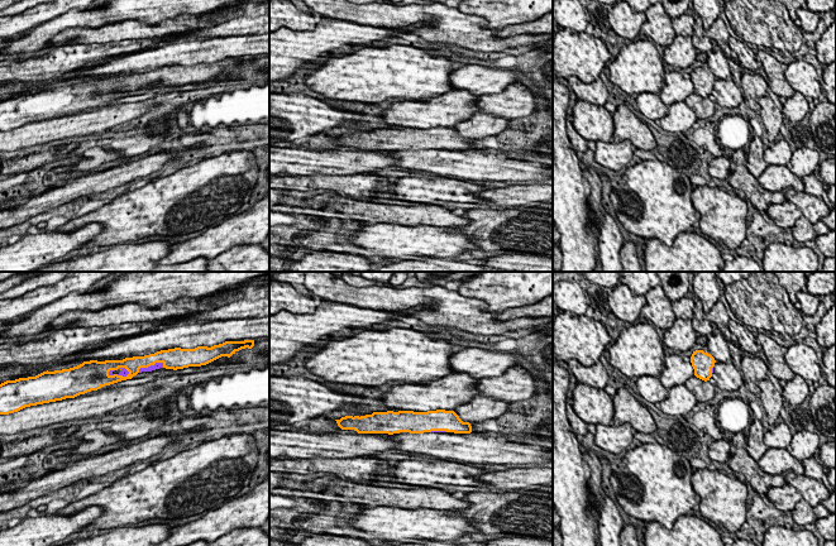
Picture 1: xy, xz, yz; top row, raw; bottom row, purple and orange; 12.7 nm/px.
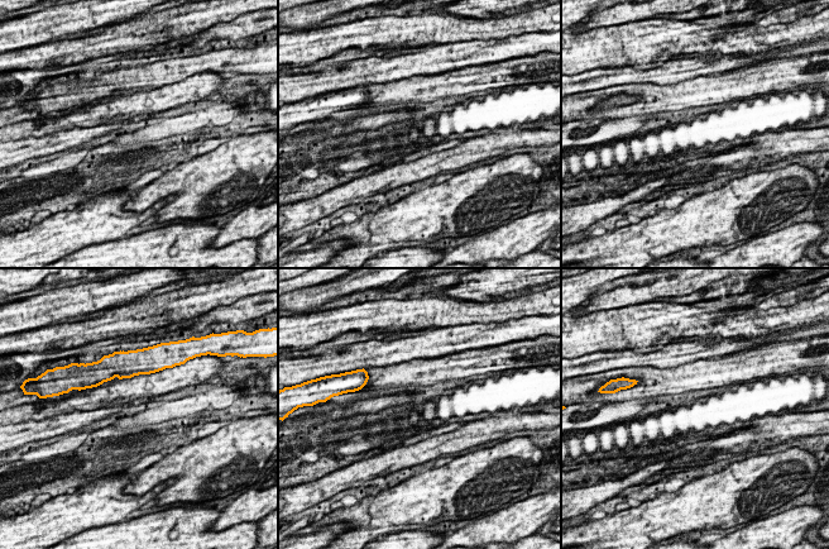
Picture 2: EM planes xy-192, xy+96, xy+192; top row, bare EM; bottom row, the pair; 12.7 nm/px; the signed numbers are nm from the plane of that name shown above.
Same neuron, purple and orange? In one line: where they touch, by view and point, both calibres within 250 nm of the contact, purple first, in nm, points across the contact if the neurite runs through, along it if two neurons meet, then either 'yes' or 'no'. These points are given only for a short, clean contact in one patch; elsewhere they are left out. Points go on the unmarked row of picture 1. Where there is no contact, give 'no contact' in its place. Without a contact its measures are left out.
xy (151, 82) | 90/200 nm | yes

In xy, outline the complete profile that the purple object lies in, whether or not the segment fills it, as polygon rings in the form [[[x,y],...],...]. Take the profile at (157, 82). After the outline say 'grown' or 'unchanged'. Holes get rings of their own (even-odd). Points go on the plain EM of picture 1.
[[[254,57],[225,58],[211,64],[168,66],[123,77],[90,77],[62,87],[43,88],[35,94],[6,97],[0,101],[0,131],[25,124],[75,115],[101,104],[132,96],[142,88],[159,85],[183,86],[206,82],[221,73],[230,75],[242,66],[252,66]]]; grown

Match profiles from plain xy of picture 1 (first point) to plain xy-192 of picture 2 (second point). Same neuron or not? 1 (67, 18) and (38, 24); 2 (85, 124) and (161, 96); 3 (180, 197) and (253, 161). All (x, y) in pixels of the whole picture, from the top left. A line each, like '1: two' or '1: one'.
1: one
2: one
3: one

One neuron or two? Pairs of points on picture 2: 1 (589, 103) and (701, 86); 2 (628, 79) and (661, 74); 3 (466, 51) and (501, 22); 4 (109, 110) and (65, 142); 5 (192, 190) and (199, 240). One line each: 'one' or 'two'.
1: one
2: one
3: two
4: two
5: two

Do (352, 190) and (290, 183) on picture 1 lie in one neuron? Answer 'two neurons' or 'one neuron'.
one neuron

